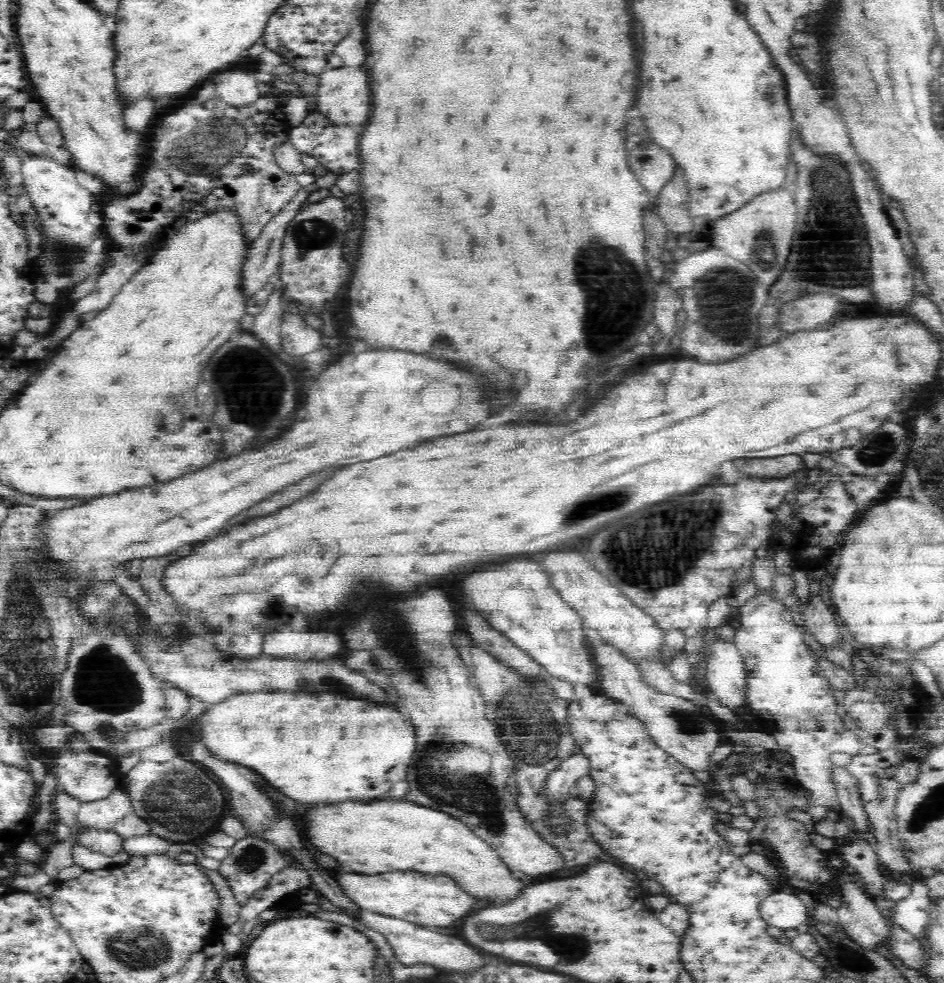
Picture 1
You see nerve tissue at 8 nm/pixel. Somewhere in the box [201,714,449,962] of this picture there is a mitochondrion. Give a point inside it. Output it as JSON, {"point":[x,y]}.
{"point":[253,859]}

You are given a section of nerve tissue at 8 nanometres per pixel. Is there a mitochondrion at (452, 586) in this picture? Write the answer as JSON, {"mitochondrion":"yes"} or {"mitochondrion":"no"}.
{"mitochondrion":"no"}

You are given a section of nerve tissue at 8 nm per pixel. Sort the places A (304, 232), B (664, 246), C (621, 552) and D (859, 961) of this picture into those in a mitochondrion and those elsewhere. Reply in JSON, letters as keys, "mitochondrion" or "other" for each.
{"A":"mitochondrion","B":"other","C":"other","D":"mitochondrion"}

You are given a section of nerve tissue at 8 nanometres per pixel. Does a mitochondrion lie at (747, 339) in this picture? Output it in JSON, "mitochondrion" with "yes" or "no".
{"mitochondrion":"yes"}

